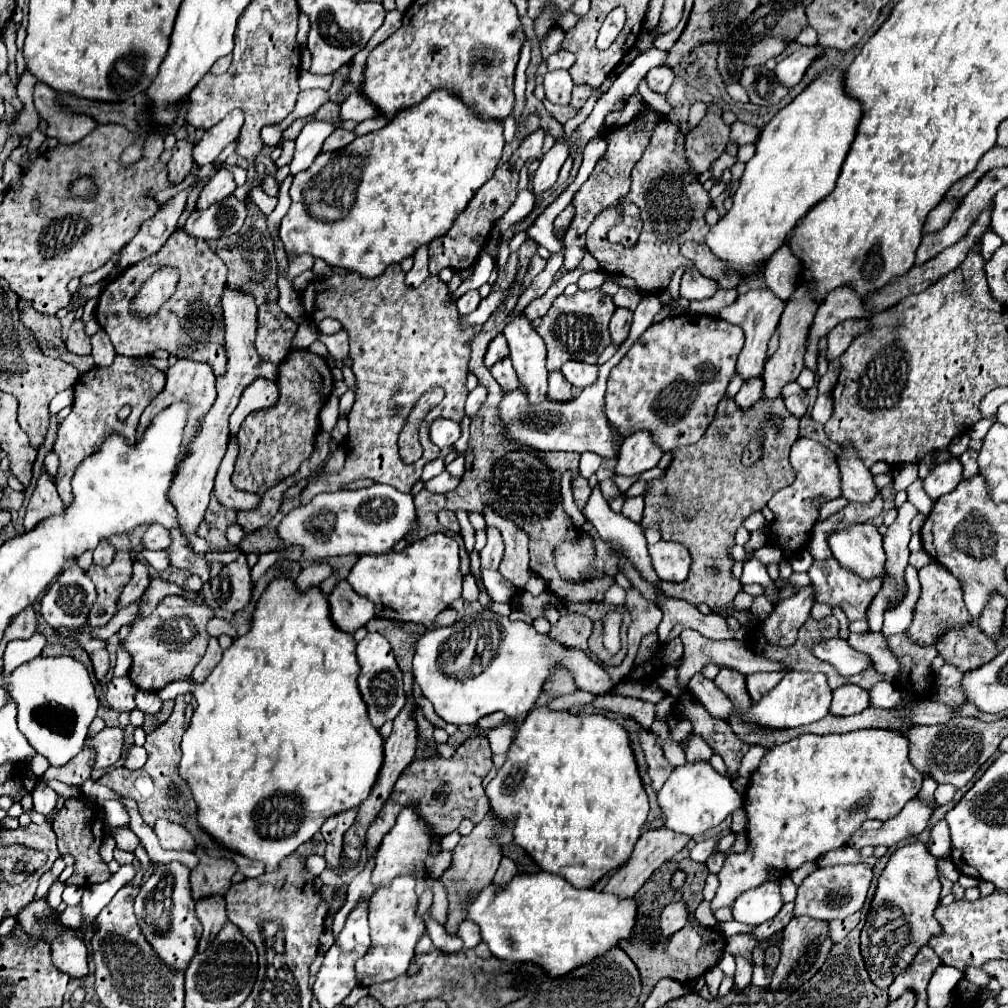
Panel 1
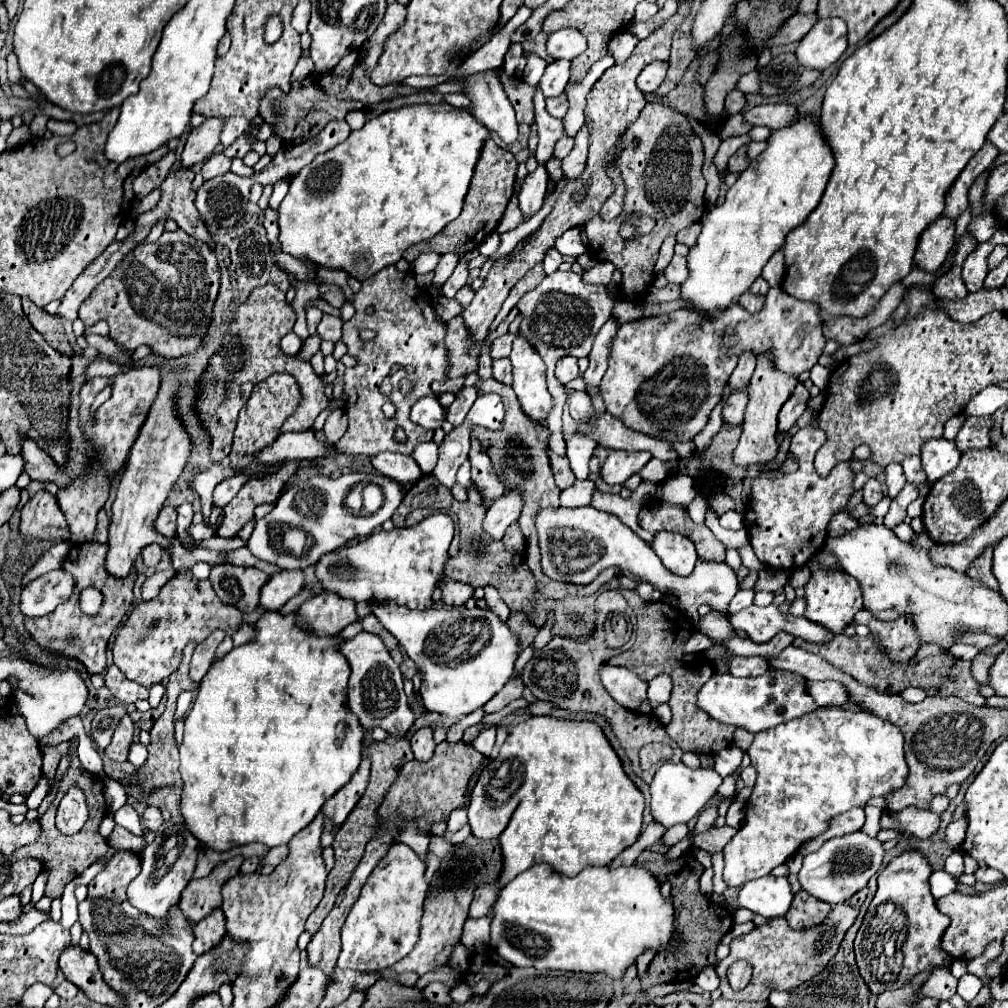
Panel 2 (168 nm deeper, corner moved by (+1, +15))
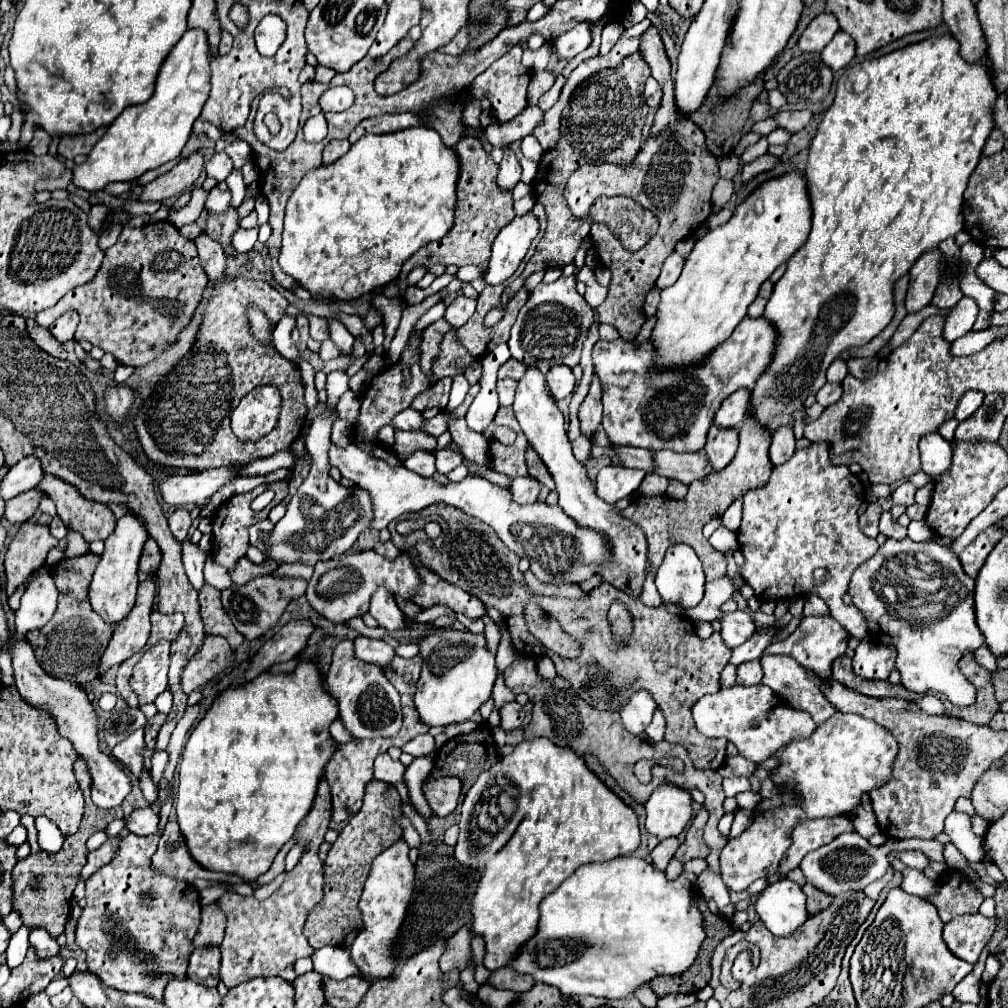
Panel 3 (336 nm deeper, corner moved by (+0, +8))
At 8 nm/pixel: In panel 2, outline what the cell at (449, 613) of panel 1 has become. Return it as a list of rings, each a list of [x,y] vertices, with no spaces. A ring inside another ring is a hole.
[[[441,578],[441,602],[447,606],[461,606],[473,596],[473,588],[467,584],[459,584],[451,578]]]

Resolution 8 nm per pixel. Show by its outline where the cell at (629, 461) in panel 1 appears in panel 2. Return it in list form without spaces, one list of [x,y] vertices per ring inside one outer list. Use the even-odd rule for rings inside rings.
[[[613,450],[601,466],[601,478],[609,486],[623,486],[633,474],[637,474],[651,456],[647,452],[623,452]]]

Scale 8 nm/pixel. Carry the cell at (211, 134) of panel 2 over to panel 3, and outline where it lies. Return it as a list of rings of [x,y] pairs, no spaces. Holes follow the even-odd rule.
[[[194,151],[190,157],[182,159],[172,171],[156,177],[152,183],[144,187],[140,193],[140,201],[164,201],[168,197],[174,197],[188,189],[198,175],[202,173],[204,167],[204,155],[200,151]]]

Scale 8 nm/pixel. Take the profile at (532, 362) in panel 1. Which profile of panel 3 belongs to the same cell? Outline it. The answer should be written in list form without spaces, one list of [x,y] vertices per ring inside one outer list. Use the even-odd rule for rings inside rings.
[[[536,367],[526,369],[524,379],[518,381],[516,399],[514,399],[512,407],[514,407],[514,415],[522,427],[528,443],[542,457],[550,475],[556,481],[556,491],[558,491],[558,499],[560,499],[558,505],[572,519],[576,519],[578,525],[592,527],[610,537],[610,543],[614,545],[612,557],[602,567],[598,567],[596,573],[600,573],[604,577],[604,581],[612,583],[614,587],[624,589],[630,595],[638,595],[642,589],[642,583],[644,583],[644,565],[646,565],[646,553],[648,553],[648,543],[646,543],[644,531],[640,531],[640,527],[634,525],[630,519],[624,519],[614,509],[614,505],[600,501],[600,497],[596,495],[596,491],[588,479],[586,467],[582,463],[578,463],[576,457],[572,455],[572,445],[570,445],[566,429],[564,429],[564,415],[560,413],[556,403],[548,397],[546,387],[544,387],[544,375],[540,373],[540,369],[536,369]]]

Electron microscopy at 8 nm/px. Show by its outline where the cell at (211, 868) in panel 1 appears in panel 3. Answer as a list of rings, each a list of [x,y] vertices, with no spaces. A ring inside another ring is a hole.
[[[218,901],[202,907],[202,923],[194,937],[194,947],[220,945],[226,929],[226,915],[220,911]]]

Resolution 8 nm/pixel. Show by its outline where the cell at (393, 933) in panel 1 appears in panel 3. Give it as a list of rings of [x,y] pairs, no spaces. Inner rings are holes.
[[[400,839],[374,859],[364,885],[364,893],[358,903],[364,925],[350,945],[350,957],[360,973],[372,981],[388,977],[396,969],[396,963],[392,963],[392,943],[396,941],[396,931],[400,931],[400,921],[404,921],[404,913],[408,911],[408,903],[412,901],[412,887],[414,865],[408,857],[406,841]]]

